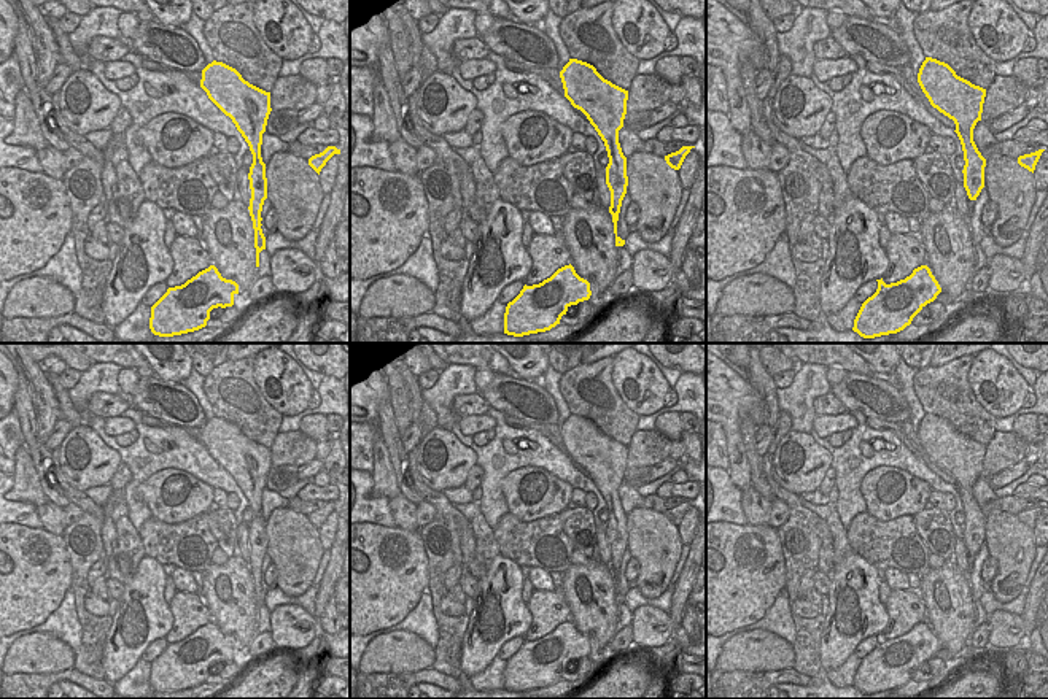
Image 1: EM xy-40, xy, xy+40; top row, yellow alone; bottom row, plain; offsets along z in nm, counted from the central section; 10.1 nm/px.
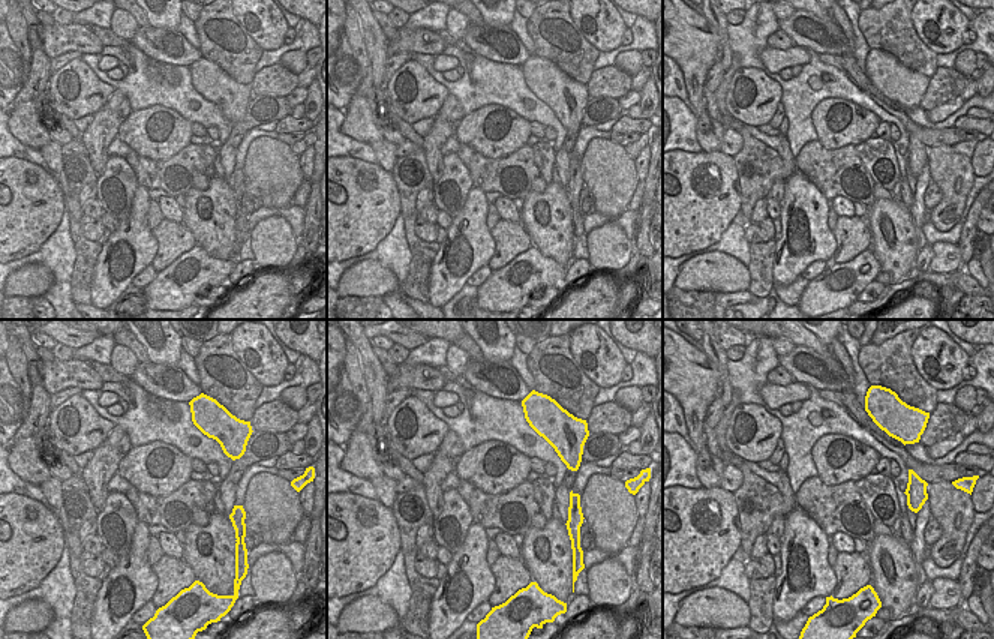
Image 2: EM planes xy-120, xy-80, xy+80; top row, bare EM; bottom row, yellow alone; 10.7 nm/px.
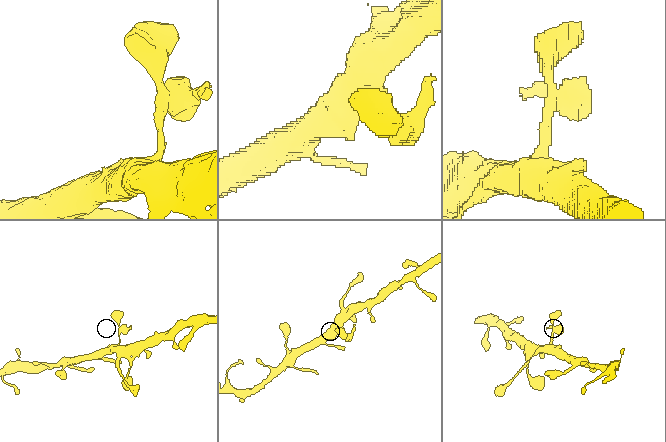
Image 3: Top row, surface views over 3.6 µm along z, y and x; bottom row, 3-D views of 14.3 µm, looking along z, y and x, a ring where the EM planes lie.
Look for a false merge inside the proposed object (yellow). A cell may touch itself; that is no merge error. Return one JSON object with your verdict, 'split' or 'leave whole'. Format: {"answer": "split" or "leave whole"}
{"answer": "leave whole"}

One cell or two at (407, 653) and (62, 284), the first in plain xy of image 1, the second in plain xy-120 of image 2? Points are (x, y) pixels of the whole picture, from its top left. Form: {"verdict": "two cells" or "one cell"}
{"verdict": "two cells"}

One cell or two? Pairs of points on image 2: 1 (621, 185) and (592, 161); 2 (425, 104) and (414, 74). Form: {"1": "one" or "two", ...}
{"1": "one", "2": "one"}

